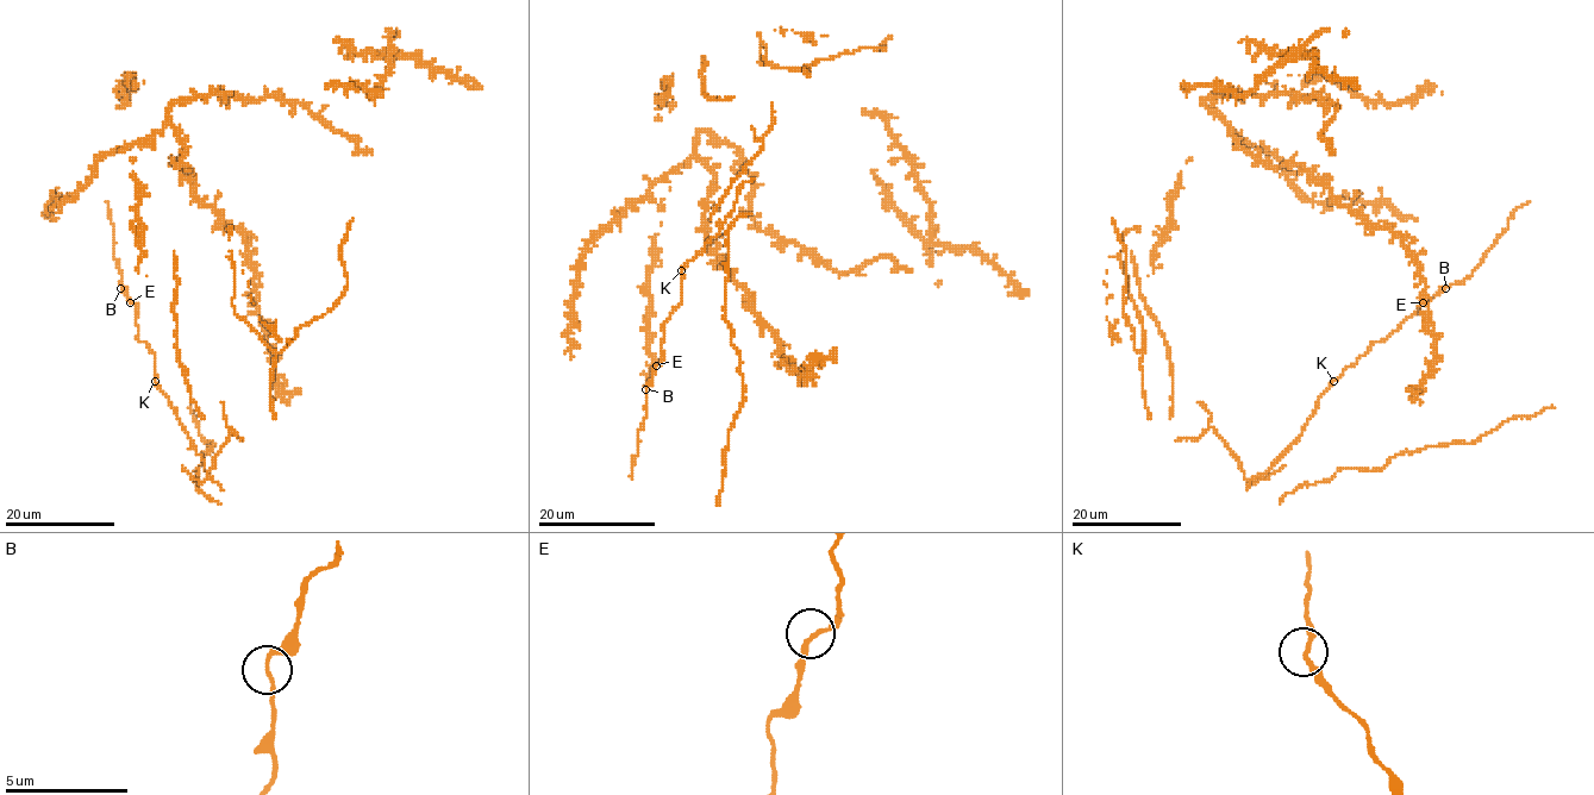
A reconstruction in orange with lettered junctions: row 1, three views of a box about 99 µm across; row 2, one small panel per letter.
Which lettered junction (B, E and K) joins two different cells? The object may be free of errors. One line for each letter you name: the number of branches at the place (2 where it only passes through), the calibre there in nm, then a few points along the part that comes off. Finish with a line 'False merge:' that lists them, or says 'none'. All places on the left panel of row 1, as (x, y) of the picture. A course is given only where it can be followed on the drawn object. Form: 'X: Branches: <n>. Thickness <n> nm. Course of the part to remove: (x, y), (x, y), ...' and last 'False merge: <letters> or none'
False merge: none

